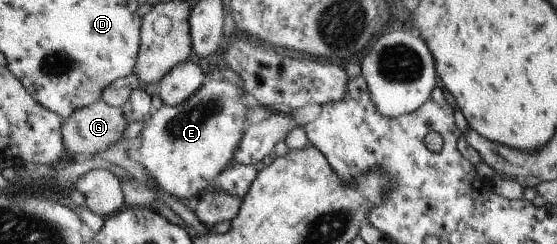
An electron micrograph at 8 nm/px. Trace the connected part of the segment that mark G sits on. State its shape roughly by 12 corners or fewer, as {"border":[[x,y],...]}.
{"border":[[104,99],[65,118],[68,157],[85,160],[126,137],[125,109]]}

